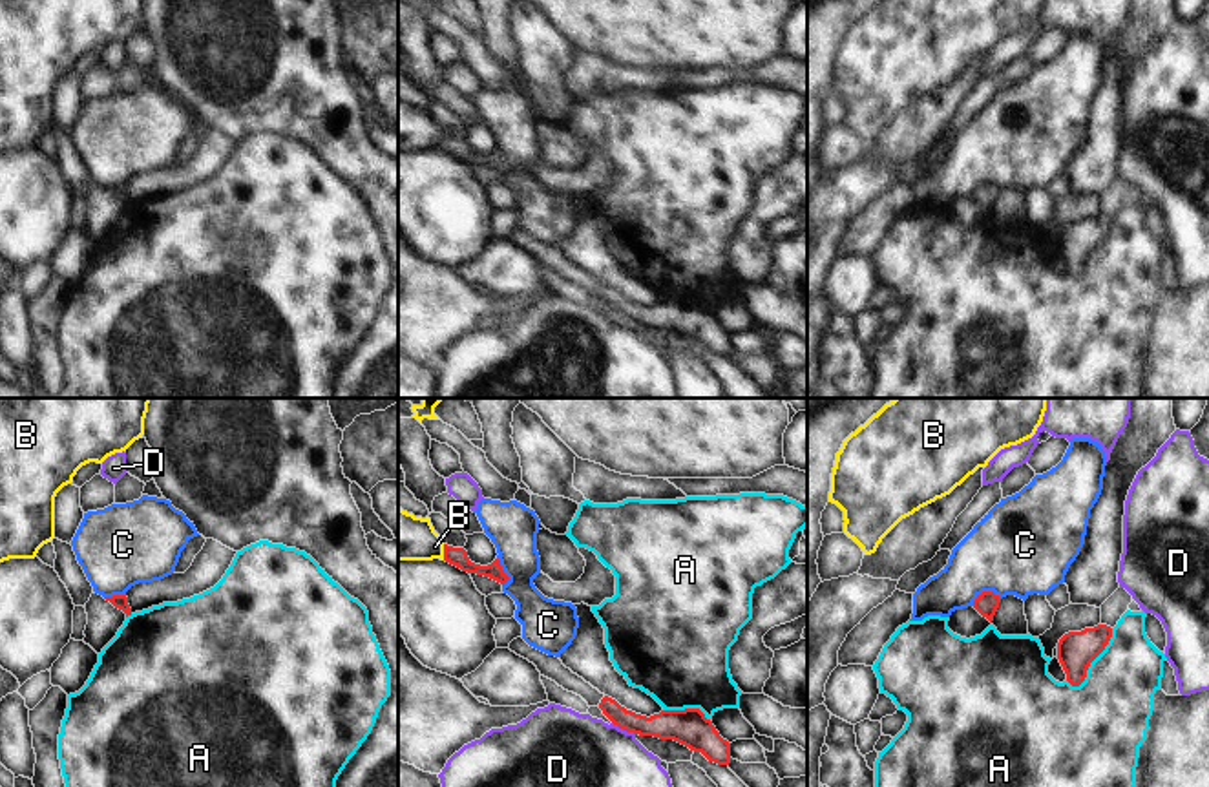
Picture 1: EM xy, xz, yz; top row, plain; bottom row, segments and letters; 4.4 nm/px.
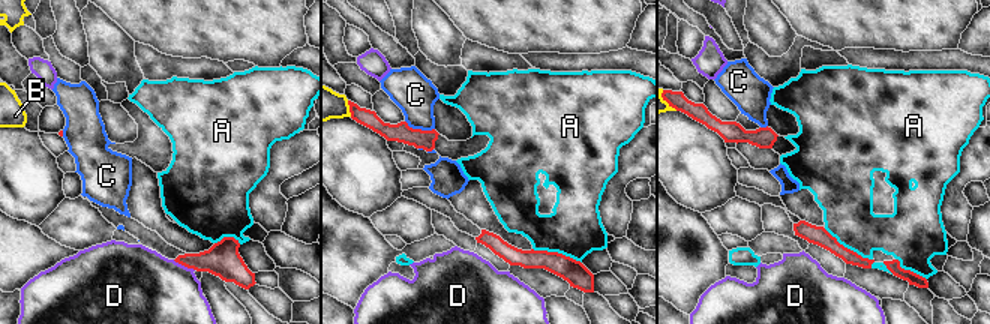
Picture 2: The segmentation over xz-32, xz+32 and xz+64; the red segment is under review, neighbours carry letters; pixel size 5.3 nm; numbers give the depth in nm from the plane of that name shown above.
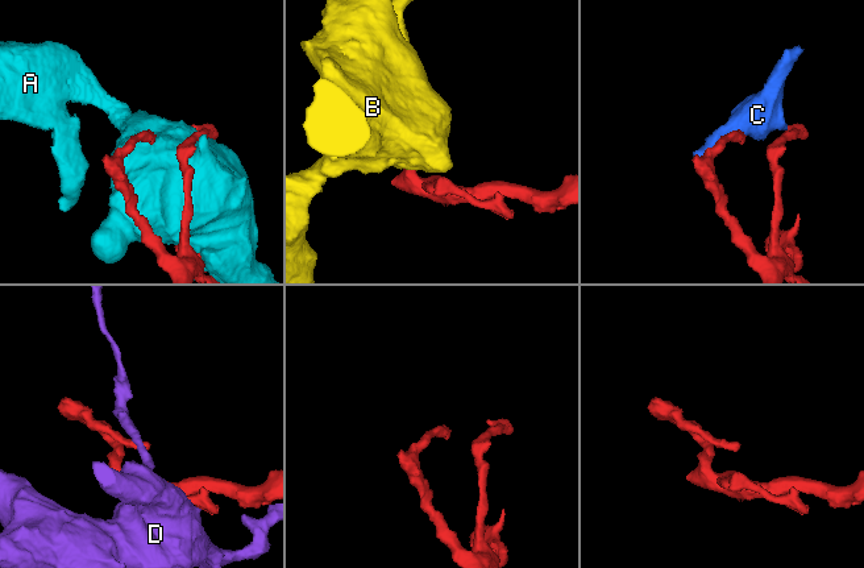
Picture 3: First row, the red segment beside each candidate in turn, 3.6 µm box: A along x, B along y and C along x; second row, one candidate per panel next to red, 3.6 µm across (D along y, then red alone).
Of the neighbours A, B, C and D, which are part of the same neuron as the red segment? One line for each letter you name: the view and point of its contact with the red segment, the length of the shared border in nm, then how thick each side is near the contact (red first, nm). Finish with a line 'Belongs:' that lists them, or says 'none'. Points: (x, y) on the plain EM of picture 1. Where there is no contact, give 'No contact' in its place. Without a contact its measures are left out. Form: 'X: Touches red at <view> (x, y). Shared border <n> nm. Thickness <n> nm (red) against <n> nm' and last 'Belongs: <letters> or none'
Belongs: none.

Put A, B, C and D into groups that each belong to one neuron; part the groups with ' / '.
A / B / C / D

